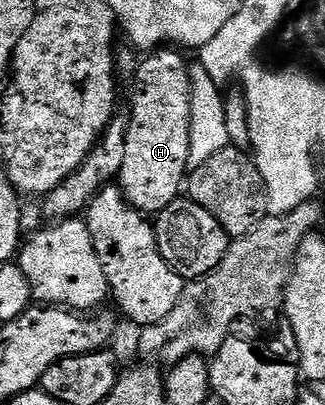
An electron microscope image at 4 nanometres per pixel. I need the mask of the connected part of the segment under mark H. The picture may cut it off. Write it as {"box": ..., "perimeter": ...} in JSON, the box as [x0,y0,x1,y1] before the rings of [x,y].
{"box":[117,46,191,214],"perimeter":[[[164,46],[144,55],[135,69],[135,101],[127,120],[125,163],[117,186],[131,206],[144,214],[158,214],[180,199],[189,175],[191,64],[182,55],[186,56],[174,47]]]}

